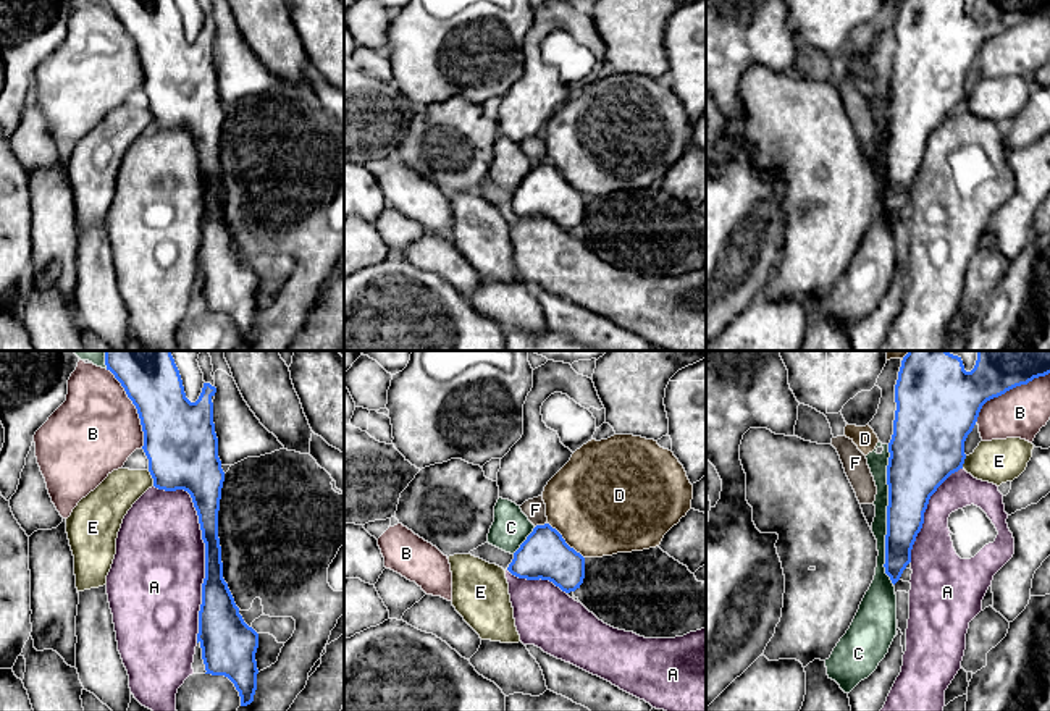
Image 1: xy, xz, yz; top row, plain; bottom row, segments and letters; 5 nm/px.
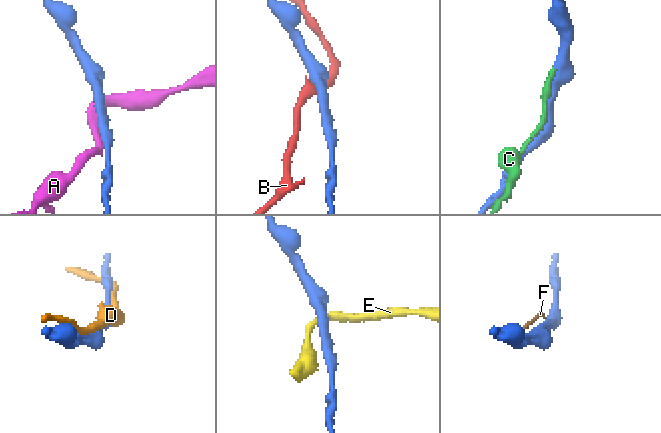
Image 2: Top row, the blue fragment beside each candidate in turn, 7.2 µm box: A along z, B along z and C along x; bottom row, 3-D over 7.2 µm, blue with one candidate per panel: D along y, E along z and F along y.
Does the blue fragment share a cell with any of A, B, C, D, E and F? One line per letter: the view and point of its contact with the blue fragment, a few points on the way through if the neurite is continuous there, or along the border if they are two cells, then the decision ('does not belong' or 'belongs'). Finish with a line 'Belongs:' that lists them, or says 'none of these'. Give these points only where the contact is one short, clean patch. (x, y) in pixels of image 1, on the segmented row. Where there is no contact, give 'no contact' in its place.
A: contact xy (205, 551); does not belong
B: contact yz (1008, 390); does not belong
C: contact yz (887, 514); does not belong
D: contact xz (564, 542); does not belong
E: contact xy (152, 477); border xy (147, 469), (154, 485); does not belong
F: contact xz (540, 525); border xz (546, 522), (535, 527); does not belong
Belongs: none of these

